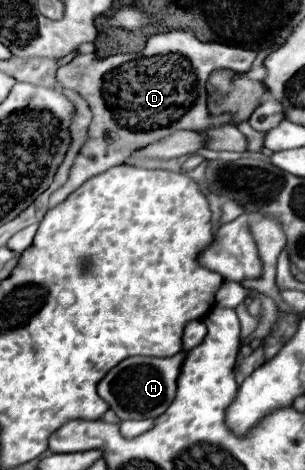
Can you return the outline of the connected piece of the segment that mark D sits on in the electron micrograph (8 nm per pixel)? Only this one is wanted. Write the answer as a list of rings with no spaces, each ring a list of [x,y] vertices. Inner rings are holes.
[[[172,30],[150,36],[144,50],[138,54],[114,54],[104,60],[94,58],[94,54],[80,54],[70,64],[58,68],[58,84],[62,88],[76,90],[82,98],[88,98],[94,118],[88,140],[80,148],[66,184],[50,196],[50,208],[64,202],[90,176],[124,164],[126,156],[130,156],[134,148],[162,140],[178,130],[202,130],[206,126],[230,122],[230,116],[214,118],[208,114],[204,88],[206,78],[210,72],[220,68],[248,72],[254,56],[256,54],[252,50],[240,50],[240,46],[200,42],[190,32]]]

